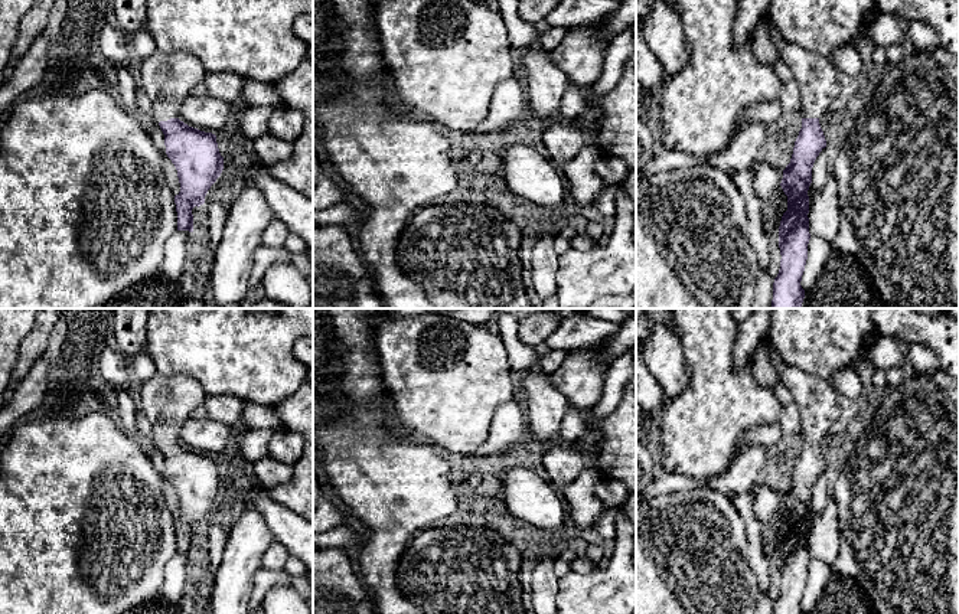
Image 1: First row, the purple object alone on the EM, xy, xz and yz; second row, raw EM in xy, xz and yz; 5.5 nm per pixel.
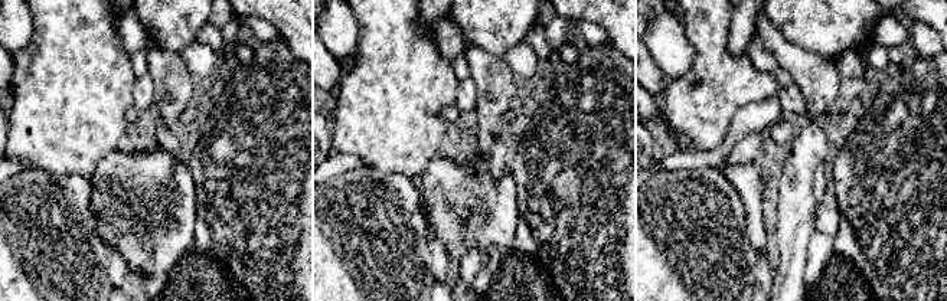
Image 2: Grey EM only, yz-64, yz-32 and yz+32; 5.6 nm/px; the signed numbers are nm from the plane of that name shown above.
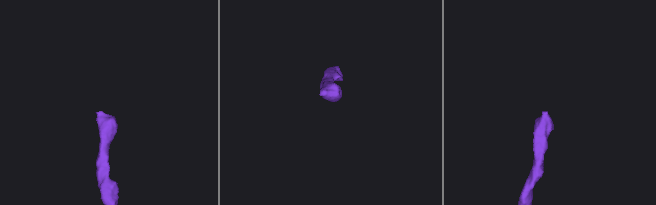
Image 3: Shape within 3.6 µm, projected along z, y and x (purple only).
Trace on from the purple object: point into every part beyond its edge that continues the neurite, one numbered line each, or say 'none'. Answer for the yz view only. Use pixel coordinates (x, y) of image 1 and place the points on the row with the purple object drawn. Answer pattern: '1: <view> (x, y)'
1: yz (818, 78)

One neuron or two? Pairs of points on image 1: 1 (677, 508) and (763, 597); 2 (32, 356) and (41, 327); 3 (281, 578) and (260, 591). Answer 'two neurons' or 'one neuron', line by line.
1: two neurons
2: one neuron
3: one neuron

